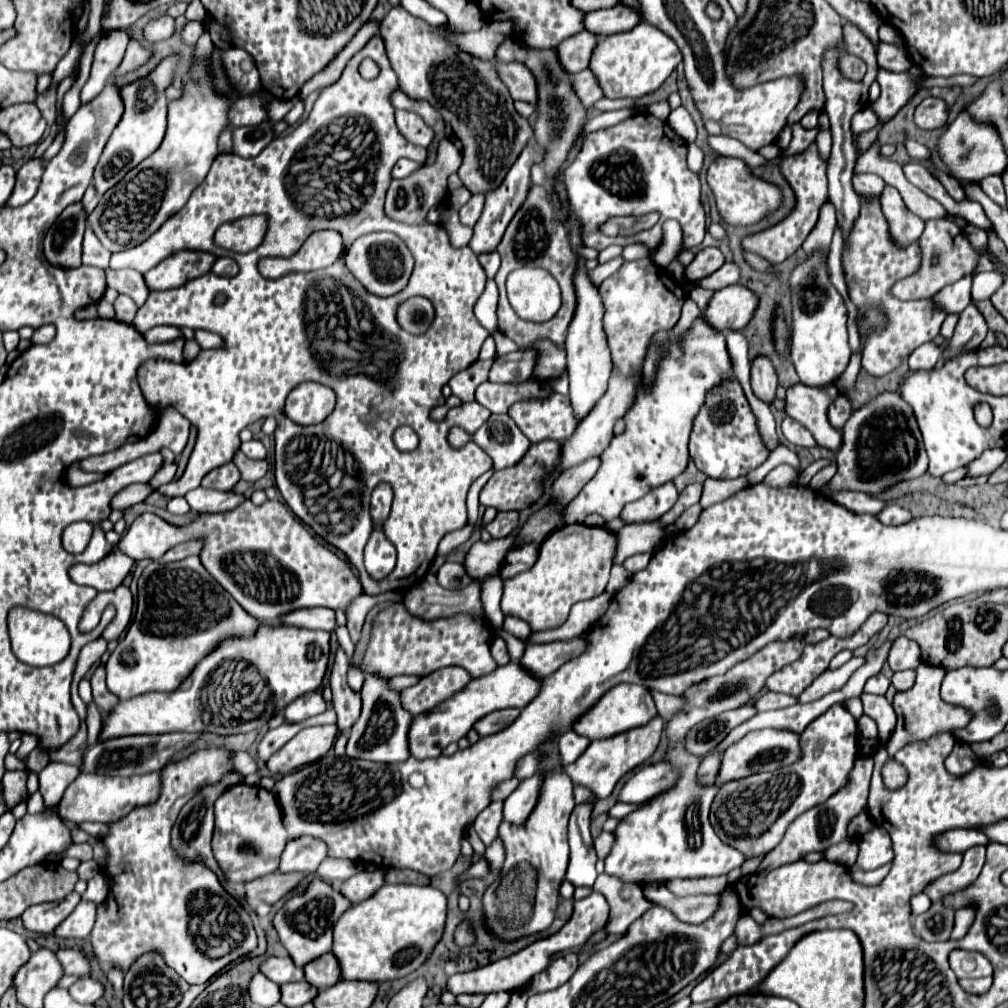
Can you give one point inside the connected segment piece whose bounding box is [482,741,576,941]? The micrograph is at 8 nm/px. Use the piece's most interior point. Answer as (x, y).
(519, 902)

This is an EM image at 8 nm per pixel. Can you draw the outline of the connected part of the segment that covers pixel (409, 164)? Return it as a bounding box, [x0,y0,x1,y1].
[392,159,420,179]

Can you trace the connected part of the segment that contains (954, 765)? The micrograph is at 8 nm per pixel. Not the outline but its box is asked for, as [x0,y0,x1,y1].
[945,743,977,777]

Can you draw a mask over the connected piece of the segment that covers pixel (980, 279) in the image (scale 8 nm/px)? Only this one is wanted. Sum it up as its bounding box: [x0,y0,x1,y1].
[972,273,1002,301]

